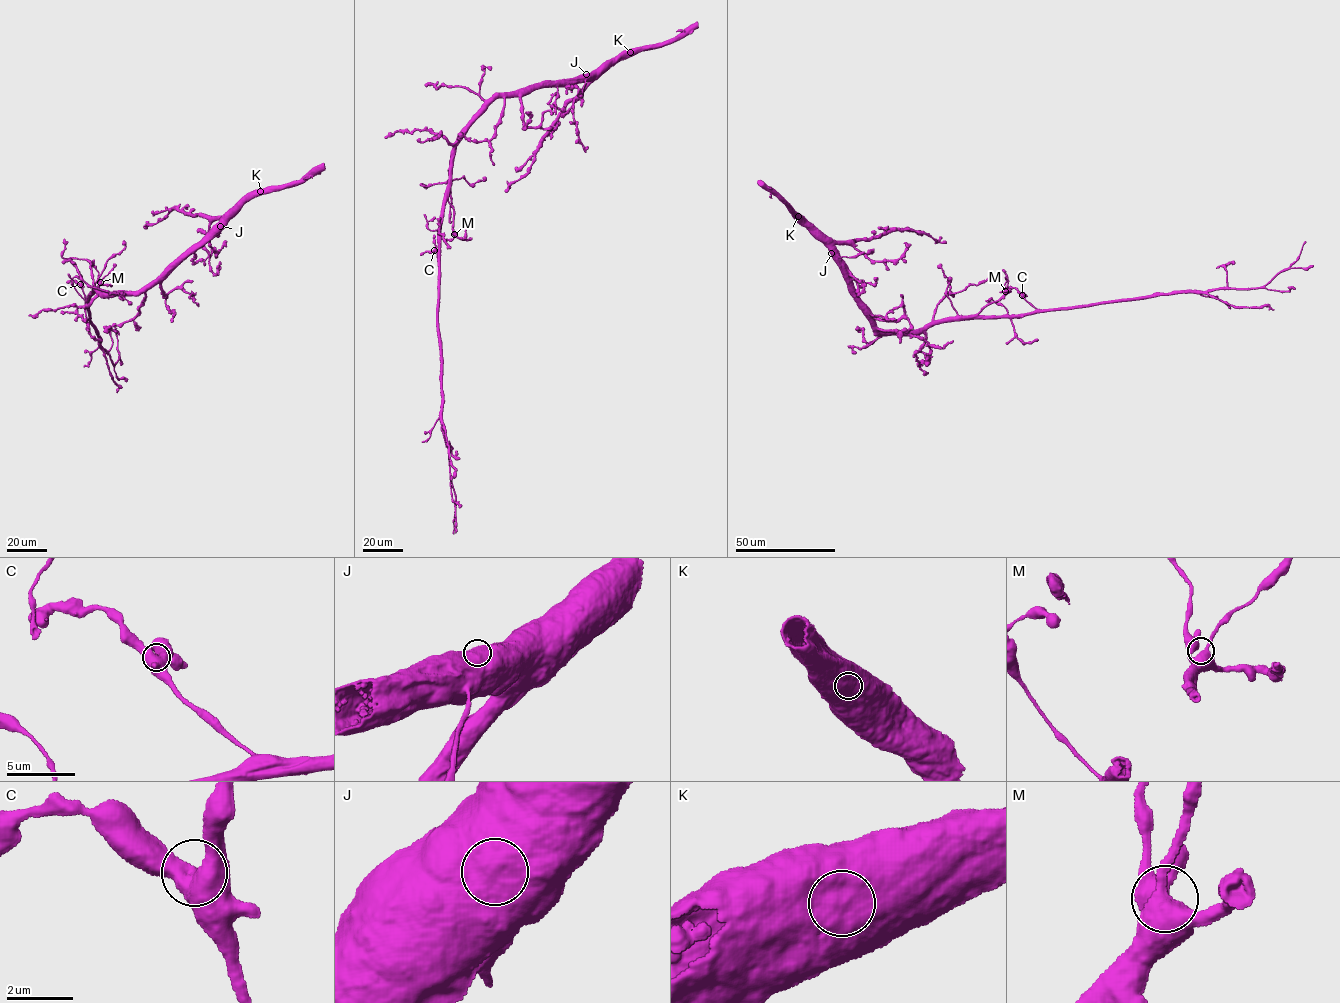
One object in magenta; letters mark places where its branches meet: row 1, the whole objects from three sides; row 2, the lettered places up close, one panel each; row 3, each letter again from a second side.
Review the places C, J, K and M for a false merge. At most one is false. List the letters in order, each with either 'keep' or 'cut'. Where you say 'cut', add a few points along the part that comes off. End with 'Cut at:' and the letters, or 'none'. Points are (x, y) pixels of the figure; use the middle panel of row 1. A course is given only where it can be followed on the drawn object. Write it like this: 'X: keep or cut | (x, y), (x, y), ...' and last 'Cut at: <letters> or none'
C: keep
J: keep
K: keep
M: keep
Cut at: none

